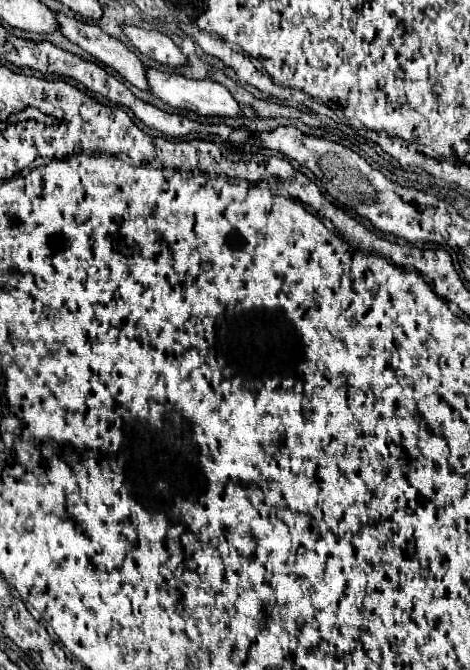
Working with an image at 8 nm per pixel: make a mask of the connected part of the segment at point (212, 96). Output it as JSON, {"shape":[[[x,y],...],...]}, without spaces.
{"shape":[[[149,69],[147,79],[149,79],[149,85],[151,85],[151,93],[171,107],[193,111],[193,113],[205,115],[205,117],[215,117],[215,115],[219,115],[219,117],[241,117],[243,115],[241,107],[233,99],[233,95],[223,85],[219,85],[215,81],[187,79],[187,77],[175,75],[175,73],[161,73],[157,69]]]}

